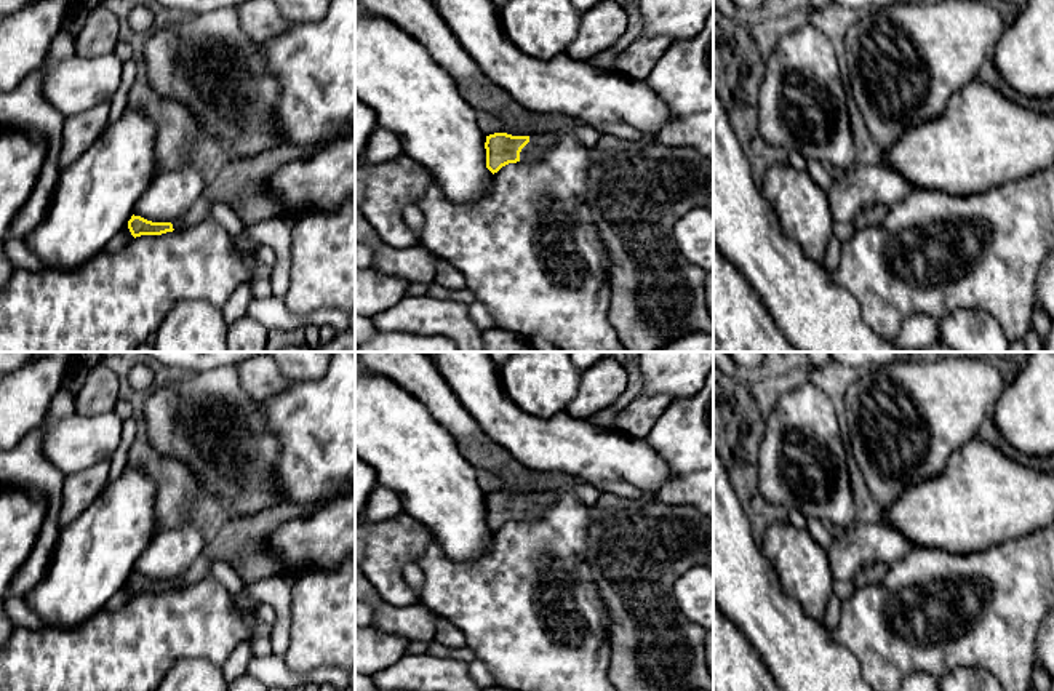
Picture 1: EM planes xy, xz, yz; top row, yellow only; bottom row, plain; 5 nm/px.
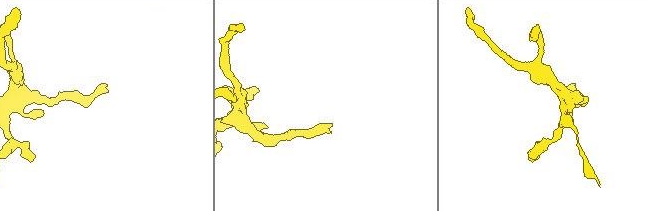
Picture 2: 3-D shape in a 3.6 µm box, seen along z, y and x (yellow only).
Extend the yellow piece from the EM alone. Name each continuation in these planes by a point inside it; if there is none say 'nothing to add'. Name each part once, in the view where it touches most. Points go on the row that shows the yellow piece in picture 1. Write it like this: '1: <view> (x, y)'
1: xz (533, 152)

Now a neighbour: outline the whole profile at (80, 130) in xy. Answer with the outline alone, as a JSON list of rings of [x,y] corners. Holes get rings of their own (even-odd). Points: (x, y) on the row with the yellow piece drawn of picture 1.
[[[110,102],[70,115],[64,122],[59,171],[78,160],[109,125]]]

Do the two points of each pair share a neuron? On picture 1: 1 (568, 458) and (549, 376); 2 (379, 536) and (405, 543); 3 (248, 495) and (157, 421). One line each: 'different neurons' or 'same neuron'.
1: different neurons
2: same neuron
3: same neuron

